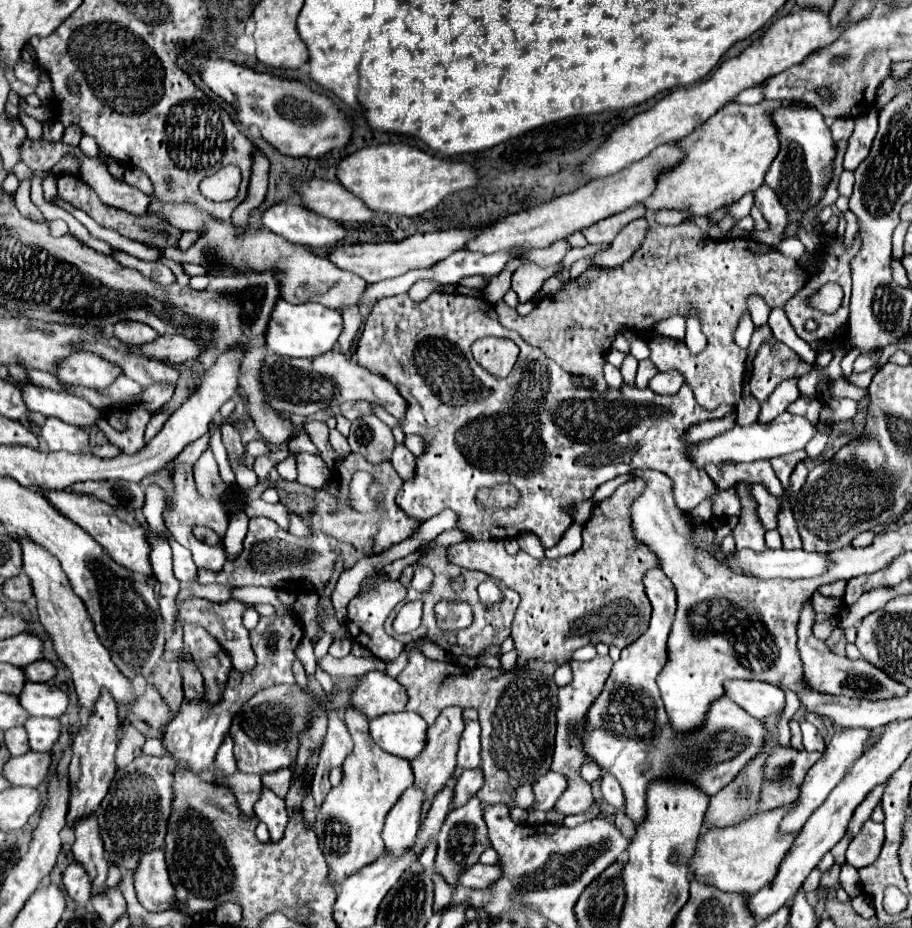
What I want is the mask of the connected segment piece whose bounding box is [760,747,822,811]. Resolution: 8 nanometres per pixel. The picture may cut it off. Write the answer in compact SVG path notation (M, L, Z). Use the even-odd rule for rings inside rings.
M776 747L768 757L764 769L764 789L760 795L760 809L770 811L796 801L798 787L806 771L820 759L822 753L796 751L792 747Z

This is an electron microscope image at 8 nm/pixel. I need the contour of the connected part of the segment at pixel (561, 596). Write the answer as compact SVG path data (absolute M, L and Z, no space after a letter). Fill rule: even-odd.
M630 479L628 483L620 485L608 499L594 505L590 519L582 529L582 547L572 557L560 559L537 560L520 550L518 555L508 555L501 539L486 541L465 540L448 547L448 559L472 571L482 571L506 587L518 591L522 597L516 617L512 621L512 639L518 651L518 665L512 671L500 669L462 669L450 663L440 663L426 659L420 651L412 651L408 665L398 677L398 683L408 693L408 711L418 713L428 725L436 721L442 709L454 705L460 709L474 707L478 711L478 721L482 727L482 773L484 773L484 787L478 791L478 799L486 803L498 803L500 799L505 804L513 800L514 785L532 781L536 775L550 771L552 763L552 749L554 749L554 733L556 733L556 691L558 687L552 681L554 669L560 663L572 659L572 653L584 645L616 645L618 649L628 647L634 643L646 629L650 621L650 601L644 593L642 577L648 569L658 567L656 555L642 543L636 541L630 527L630 505L642 493L644 481Z

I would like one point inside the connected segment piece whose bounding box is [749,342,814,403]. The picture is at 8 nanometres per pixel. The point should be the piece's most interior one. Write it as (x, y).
(778, 362)

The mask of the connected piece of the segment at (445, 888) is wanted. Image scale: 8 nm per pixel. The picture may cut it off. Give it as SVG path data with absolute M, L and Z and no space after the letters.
M436 871L432 875L432 879L434 881L434 911L440 911L442 907L446 907L452 901L452 887Z

